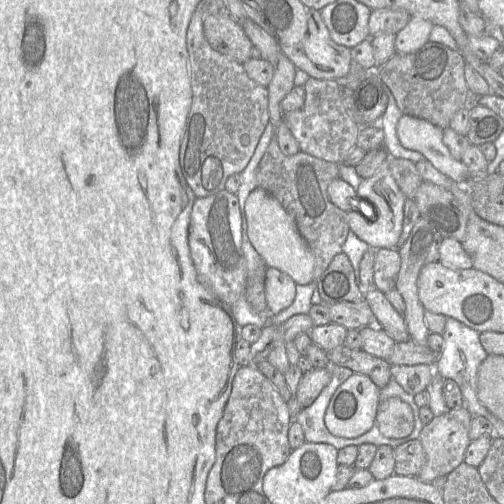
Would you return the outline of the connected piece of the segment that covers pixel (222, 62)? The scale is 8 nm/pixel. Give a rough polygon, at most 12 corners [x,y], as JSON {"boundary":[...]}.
{"boundary":[[186,34],[192,103],[179,149],[196,198],[245,169],[268,89]]}

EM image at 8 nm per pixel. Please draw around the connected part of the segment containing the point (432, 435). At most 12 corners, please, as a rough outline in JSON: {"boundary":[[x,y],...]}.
{"boundary":[[465,408],[434,416],[420,436],[435,483],[464,462],[474,416]]}

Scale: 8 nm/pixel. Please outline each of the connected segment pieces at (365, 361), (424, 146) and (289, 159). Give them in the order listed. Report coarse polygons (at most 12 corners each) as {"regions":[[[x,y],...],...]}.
{"regions":[[[343,344],[326,353],[330,365],[367,375],[380,389],[393,378],[386,359]],[[406,114],[397,123],[404,148],[421,153],[464,185],[472,174],[452,157],[443,130]],[[277,130],[257,187],[294,218],[314,281],[342,252],[347,212],[328,196],[338,164],[284,155]]]}

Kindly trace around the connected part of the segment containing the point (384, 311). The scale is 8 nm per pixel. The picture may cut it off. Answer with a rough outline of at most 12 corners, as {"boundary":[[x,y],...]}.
{"boundary":[[367,291],[365,300],[376,326],[395,342],[410,339],[404,316],[382,291]]}

